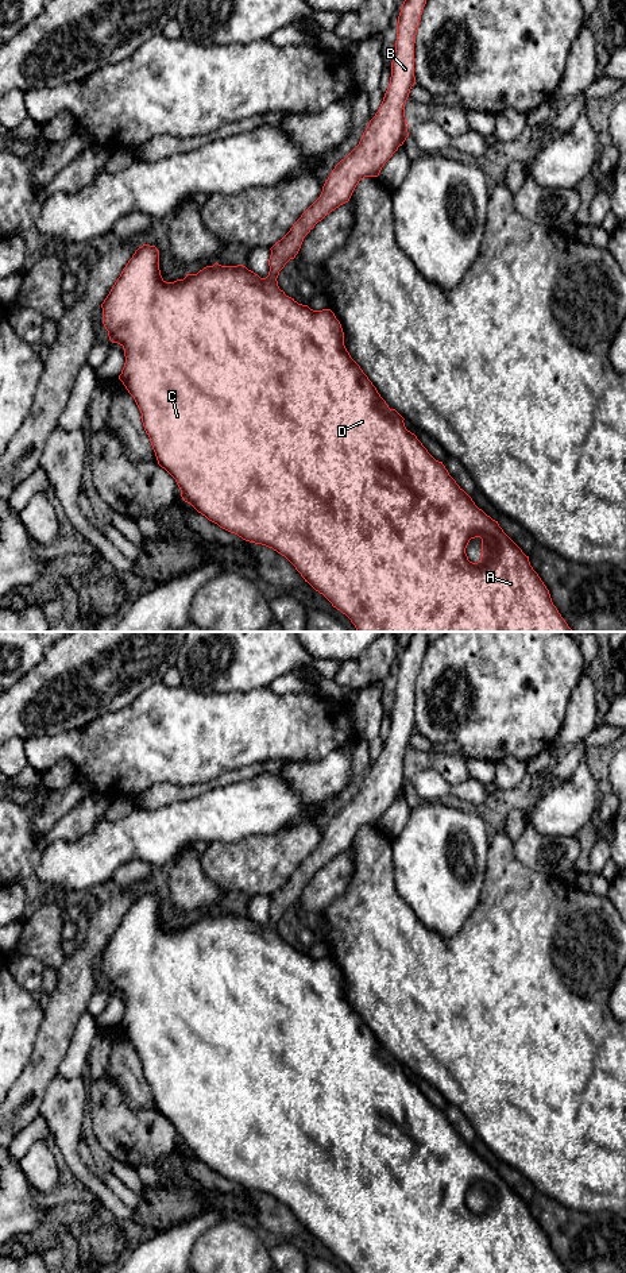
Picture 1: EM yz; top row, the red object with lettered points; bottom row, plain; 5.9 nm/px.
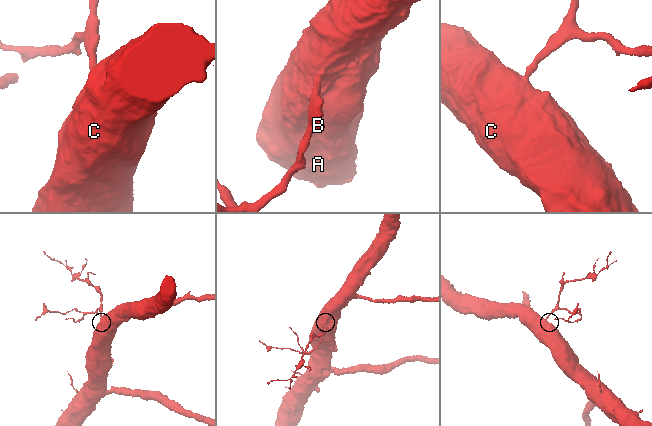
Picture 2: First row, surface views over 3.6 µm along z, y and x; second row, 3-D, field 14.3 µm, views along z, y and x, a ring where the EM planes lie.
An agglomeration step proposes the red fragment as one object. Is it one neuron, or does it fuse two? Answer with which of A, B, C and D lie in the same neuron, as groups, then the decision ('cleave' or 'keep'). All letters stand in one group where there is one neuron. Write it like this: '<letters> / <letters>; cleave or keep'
A B C D; keep

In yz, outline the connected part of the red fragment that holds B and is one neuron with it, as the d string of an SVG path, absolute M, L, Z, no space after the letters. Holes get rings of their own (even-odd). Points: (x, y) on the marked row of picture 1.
M405 0L403 1L399 16L398 16L398 23L397 23L397 40L395 40L395 53L391 62L390 85L385 93L383 101L378 112L375 113L375 116L370 120L359 144L344 159L341 159L332 170L331 175L328 177L328 180L325 181L322 186L322 192L320 197L301 215L301 217L293 224L290 231L270 248L271 250L271 255L268 259L270 271L266 278L260 278L258 274L248 270L243 265L221 266L216 262L213 266L204 267L197 274L186 274L183 279L166 282L162 278L161 270L159 270L158 248L155 246L143 244L135 251L132 258L128 261L120 277L112 286L109 294L101 304L103 324L105 329L108 331L109 340L112 343L120 344L124 350L125 363L121 370L121 374L119 375L119 379L123 382L128 393L134 397L142 413L142 423L143 423L146 433L150 437L158 464L162 468L165 468L175 479L181 490L182 499L190 504L198 513L205 516L209 521L217 524L220 528L237 535L246 541L262 544L268 548L273 548L274 551L285 556L301 574L305 582L308 582L316 591L322 594L332 603L333 607L340 610L343 614L345 614L351 620L351 622L355 625L358 632L572 632L572 629L568 626L565 620L559 613L557 607L553 605L549 590L546 589L546 586L544 585L538 574L530 566L529 556L526 556L522 552L522 549L503 532L498 521L492 520L490 516L487 516L482 509L479 509L475 505L472 498L449 475L443 462L436 460L428 452L428 450L422 445L422 443L417 439L417 436L406 429L403 423L405 418L395 409L389 408L386 401L380 397L376 387L372 385L368 377L363 373L360 366L351 358L349 352L347 351L344 346L344 332L343 332L341 324L336 319L335 313L331 309L313 310L308 305L298 304L294 298L286 296L285 292L279 289L278 281L277 281L279 271L285 267L285 265L290 259L295 258L295 255L298 254L301 248L304 238L314 228L314 225L318 221L321 221L326 215L329 215L332 211L348 202L360 180L363 180L364 177L378 177L385 163L393 157L393 154L398 150L399 146L403 144L403 142L409 136L409 132L407 132L409 124L405 117L405 104L409 97L411 86L416 84L414 43L416 43L416 35L417 35L417 30L420 26L420 20L421 20L421 15L422 15L425 4L426 4L426 0ZM475 537L482 539L482 552L480 552L480 560L478 563L470 562L465 553L465 548L470 540Z

